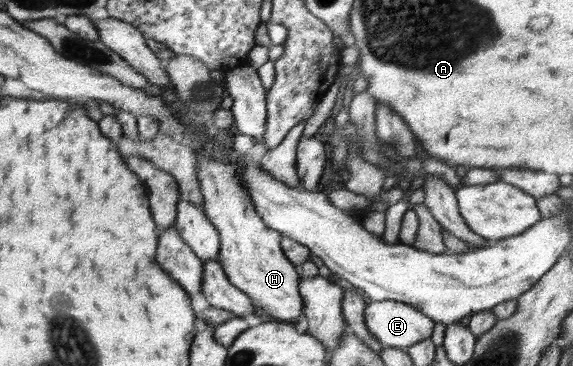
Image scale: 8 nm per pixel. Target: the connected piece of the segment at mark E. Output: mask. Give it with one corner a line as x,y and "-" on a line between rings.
382,300
366,304
364,321
369,332
383,345
383,347
400,348
416,346
416,343
431,337
436,322
424,315
418,308
401,301

